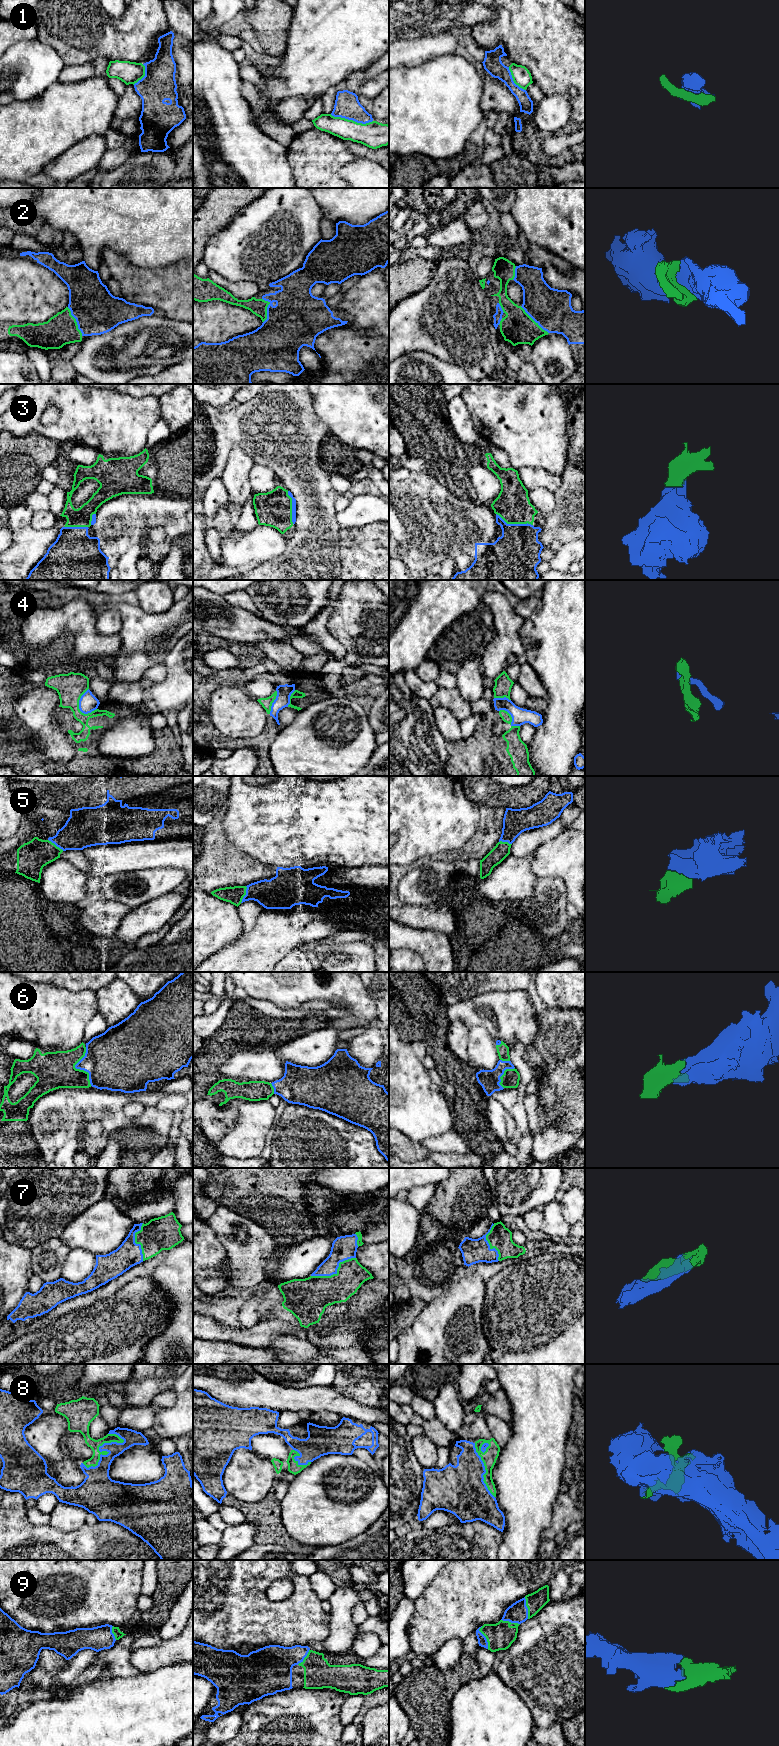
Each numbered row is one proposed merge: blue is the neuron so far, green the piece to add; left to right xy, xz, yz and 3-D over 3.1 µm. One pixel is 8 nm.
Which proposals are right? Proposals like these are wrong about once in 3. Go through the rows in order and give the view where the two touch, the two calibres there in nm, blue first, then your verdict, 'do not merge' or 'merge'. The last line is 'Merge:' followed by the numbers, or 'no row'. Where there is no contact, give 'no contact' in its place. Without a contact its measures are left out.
1: contact in xz; calibres 200 and 220 nm; do not merge
2: contact in yz; calibres 320 and 280 nm; merge
3: contact in yz; calibres 380 and 280 nm; merge
4: contact in xy; calibres 150 and 220 nm; do not merge
5: contact in xz; calibres 260 and 140 nm; merge
6: contact in xy; calibres 380 and 300 nm; merge
7: contact in xz; calibres 190 and 280 nm; merge
8: contact in xy; calibres 200 and 120 nm; merge
9: contact in yz; calibres 80 and 220 nm; merge
Merge: 2, 3, 5, 6, 7, 8, 9

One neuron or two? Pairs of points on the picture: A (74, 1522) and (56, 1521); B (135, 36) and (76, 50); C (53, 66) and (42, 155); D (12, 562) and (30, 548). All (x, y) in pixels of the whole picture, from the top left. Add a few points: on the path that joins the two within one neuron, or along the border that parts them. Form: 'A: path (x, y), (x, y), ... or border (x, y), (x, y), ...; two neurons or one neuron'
A: path (70, 1521), (60, 1521); one neuron
B: path (120, 39), (91, 39); one neuron
C: border (57, 80), (33, 98); two neurons
D: path (16, 562), (26, 552); one neuron

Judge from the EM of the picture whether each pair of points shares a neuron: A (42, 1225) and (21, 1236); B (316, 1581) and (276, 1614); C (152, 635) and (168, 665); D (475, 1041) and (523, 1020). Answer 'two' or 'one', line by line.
A: one
B: two
C: two
D: two

